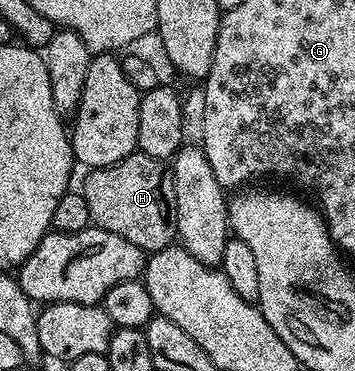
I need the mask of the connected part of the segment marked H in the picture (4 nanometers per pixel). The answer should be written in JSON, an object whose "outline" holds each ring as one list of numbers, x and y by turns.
{"outline":[[136,151,111,166,92,169,88,175,83,191,90,221,96,227,127,238,146,254,168,248,178,239,174,177,166,161]]}

